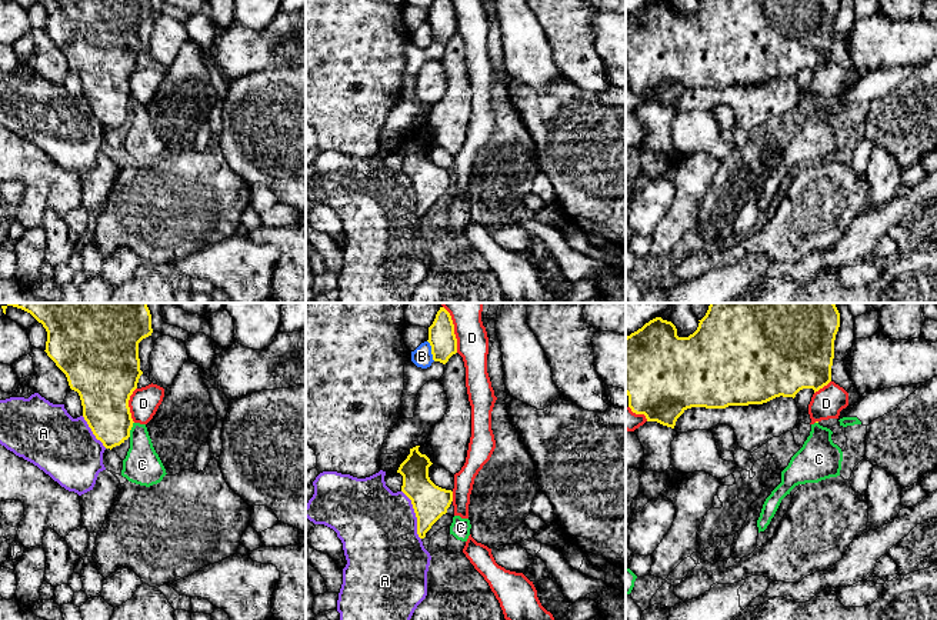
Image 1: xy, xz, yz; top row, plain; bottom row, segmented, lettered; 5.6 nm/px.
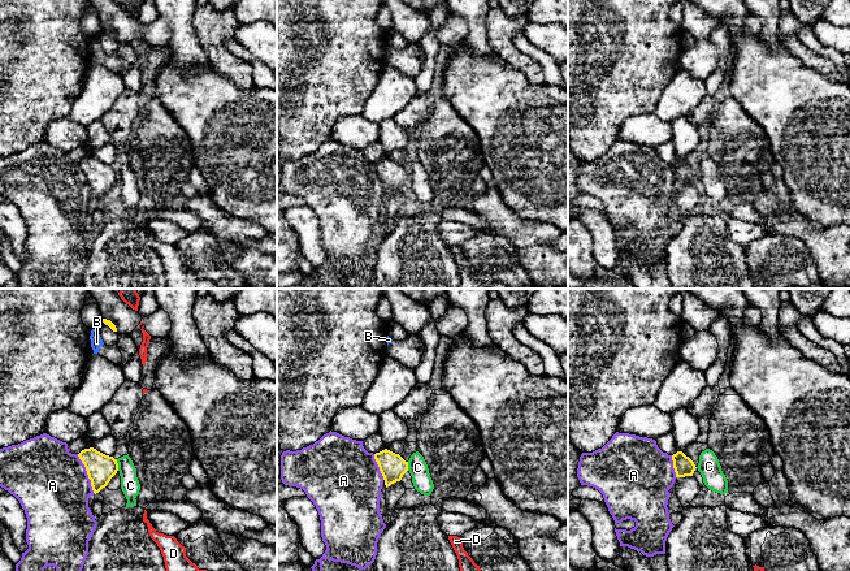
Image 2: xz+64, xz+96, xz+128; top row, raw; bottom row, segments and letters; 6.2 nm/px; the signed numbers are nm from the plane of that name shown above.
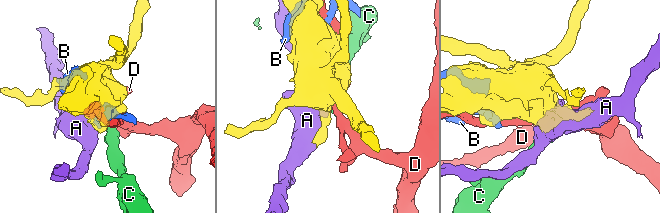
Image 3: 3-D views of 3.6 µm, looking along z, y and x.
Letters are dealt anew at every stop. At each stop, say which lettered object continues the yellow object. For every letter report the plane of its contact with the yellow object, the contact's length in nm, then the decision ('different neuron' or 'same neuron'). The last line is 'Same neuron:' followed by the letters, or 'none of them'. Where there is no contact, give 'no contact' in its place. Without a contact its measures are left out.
A: meets yellow in xz; contact 300 nm long; different neuron
B: meets yellow in xz; contact 130 nm long; different neuron
C: meets yellow in xy; contact 90 nm long; different neuron
D: meets yellow in xy; contact 200 nm long; different neuron
Same neuron: none of them

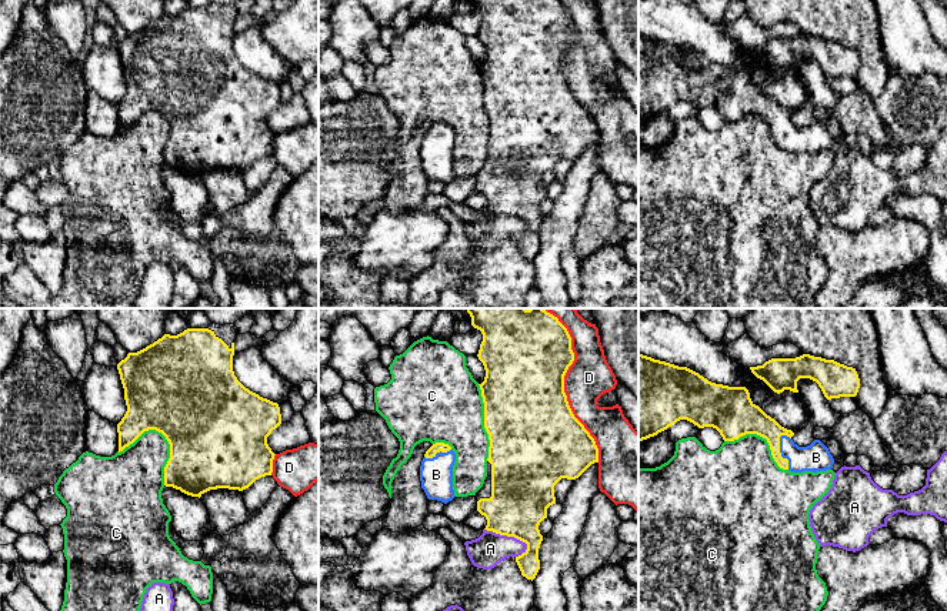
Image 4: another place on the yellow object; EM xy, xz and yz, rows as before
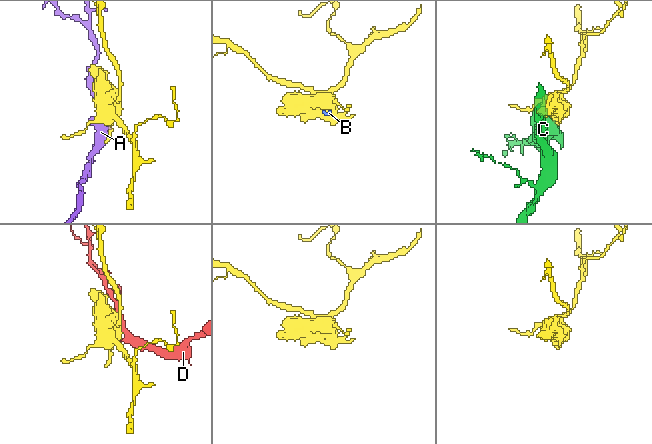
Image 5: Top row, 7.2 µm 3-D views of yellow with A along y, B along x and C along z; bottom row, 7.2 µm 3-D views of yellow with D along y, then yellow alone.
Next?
A: meets yellow in xz; contact 280 nm long; different neuron
B: meets yellow in yz; contact 200 nm long; same neuron
C: meets yellow in xy; contact 340 nm long; different neuron
D: meets yellow in xz; contact 850 nm long; different neuron
Same neuron: B

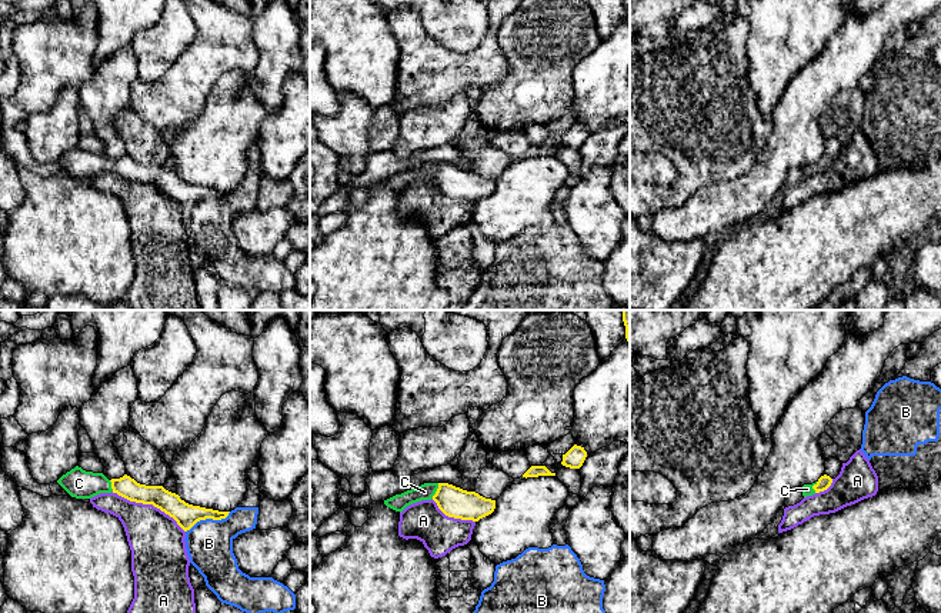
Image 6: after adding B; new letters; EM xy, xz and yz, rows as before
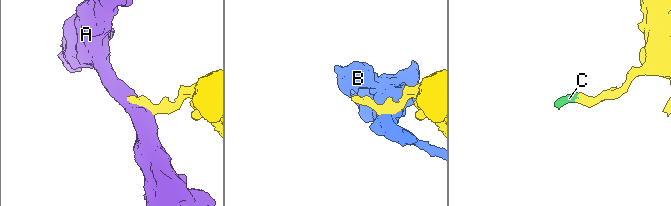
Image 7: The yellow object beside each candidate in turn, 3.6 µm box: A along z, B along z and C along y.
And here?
A: meets yellow in xy; contact 480 nm long; different neuron
B: meets yellow in xy; contact 280 nm long; different neuron
C: meets yellow in xz; contact 100 nm long; same neuron
Same neuron: C

